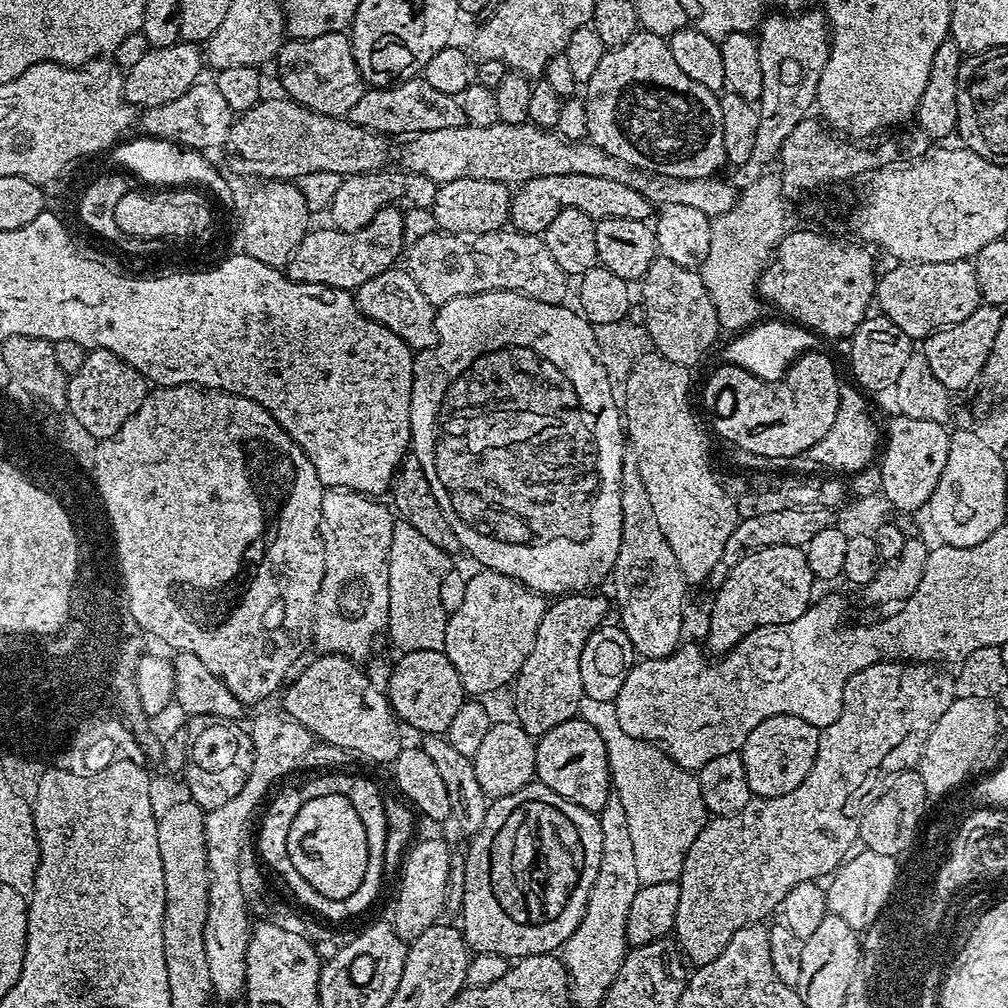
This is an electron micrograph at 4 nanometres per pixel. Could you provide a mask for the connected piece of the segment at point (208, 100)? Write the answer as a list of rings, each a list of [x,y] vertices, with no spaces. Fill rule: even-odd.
[[[197,82],[192,85],[182,98],[174,98],[174,102],[162,102],[162,106],[150,106],[138,116],[138,128],[145,137],[165,140],[179,144],[183,149],[209,150],[219,149],[230,130],[234,113],[226,106],[226,98],[218,94],[215,83]]]

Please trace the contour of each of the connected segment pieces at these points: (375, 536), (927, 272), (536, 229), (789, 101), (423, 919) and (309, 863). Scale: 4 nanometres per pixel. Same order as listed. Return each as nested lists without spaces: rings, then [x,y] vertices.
[[[333,488],[325,491],[322,498],[322,531],[326,566],[322,574],[322,586],[318,590],[316,609],[312,619],[312,639],[319,651],[333,656],[344,656],[353,662],[364,662],[376,644],[376,635],[388,627],[390,606],[390,542],[392,541],[393,513],[387,503],[351,492],[348,488]]]
[[[972,260],[926,262],[925,264],[900,262],[892,267],[896,268],[890,269],[885,276],[883,273],[879,277],[874,300],[878,308],[880,304],[879,311],[882,315],[890,318],[890,322],[894,322],[894,326],[898,326],[898,330],[902,330],[906,335],[912,337],[913,341],[923,341],[925,336],[932,336],[938,330],[958,326],[958,322],[966,322],[966,318],[970,318],[970,314],[974,314],[974,310],[979,308],[982,303],[978,290],[978,274]]]
[[[558,174],[525,180],[511,193],[510,224],[518,232],[543,234],[546,226],[550,226],[550,222],[554,222],[554,218],[558,218],[558,214],[567,208],[582,210],[582,214],[595,221],[606,218],[647,221],[654,212],[654,206],[649,200],[642,198],[638,190],[622,186],[622,182],[614,182],[610,178],[590,178],[590,174]]]
[[[800,10],[797,16],[765,15],[758,25],[758,58],[762,62],[762,94],[758,101],[758,134],[756,145],[750,158],[735,169],[730,176],[730,182],[738,190],[749,188],[758,178],[762,178],[769,171],[768,163],[775,161],[780,147],[790,138],[794,126],[802,122],[813,111],[818,90],[818,78],[822,78],[822,70],[828,61],[828,45],[830,43],[830,29],[825,14],[820,10]]]
[[[420,840],[409,847],[400,869],[398,885],[400,897],[392,908],[390,923],[397,936],[405,942],[411,942],[422,934],[431,924],[441,919],[444,899],[448,896],[448,875],[452,872],[452,856],[448,853],[448,844],[444,840]]]
[[[326,794],[310,798],[310,802],[294,814],[294,822],[290,822],[286,850],[294,870],[326,898],[345,900],[362,886],[368,865],[366,826],[362,826],[362,818],[347,796]]]

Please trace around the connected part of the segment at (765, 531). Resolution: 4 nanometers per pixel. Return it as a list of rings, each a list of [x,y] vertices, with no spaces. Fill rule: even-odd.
[[[794,506],[793,509],[773,510],[771,514],[757,514],[755,518],[746,518],[737,523],[736,528],[730,534],[726,542],[726,550],[722,550],[722,558],[714,566],[710,580],[713,585],[718,586],[728,577],[728,572],[742,558],[754,554],[763,548],[770,546],[794,546],[804,548],[814,538],[814,534],[819,534],[821,530],[833,527],[833,509],[822,506]]]

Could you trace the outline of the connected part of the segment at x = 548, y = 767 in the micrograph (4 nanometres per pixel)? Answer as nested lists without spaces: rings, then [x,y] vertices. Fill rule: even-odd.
[[[573,718],[554,726],[535,741],[535,779],[545,784],[554,794],[582,806],[588,812],[601,812],[613,791],[612,777],[608,770],[606,746],[602,734],[590,722]]]

